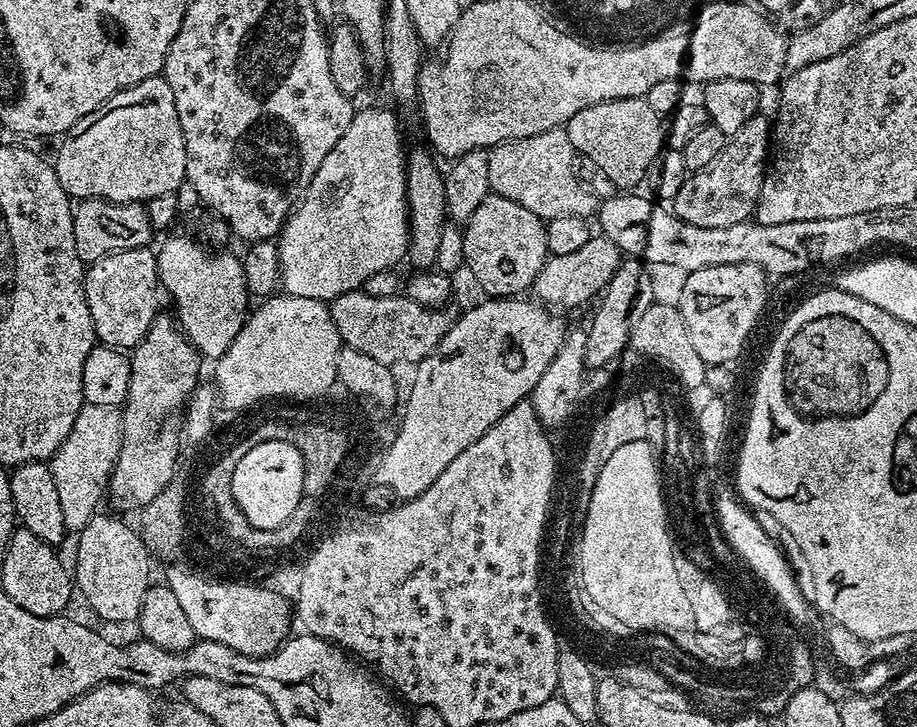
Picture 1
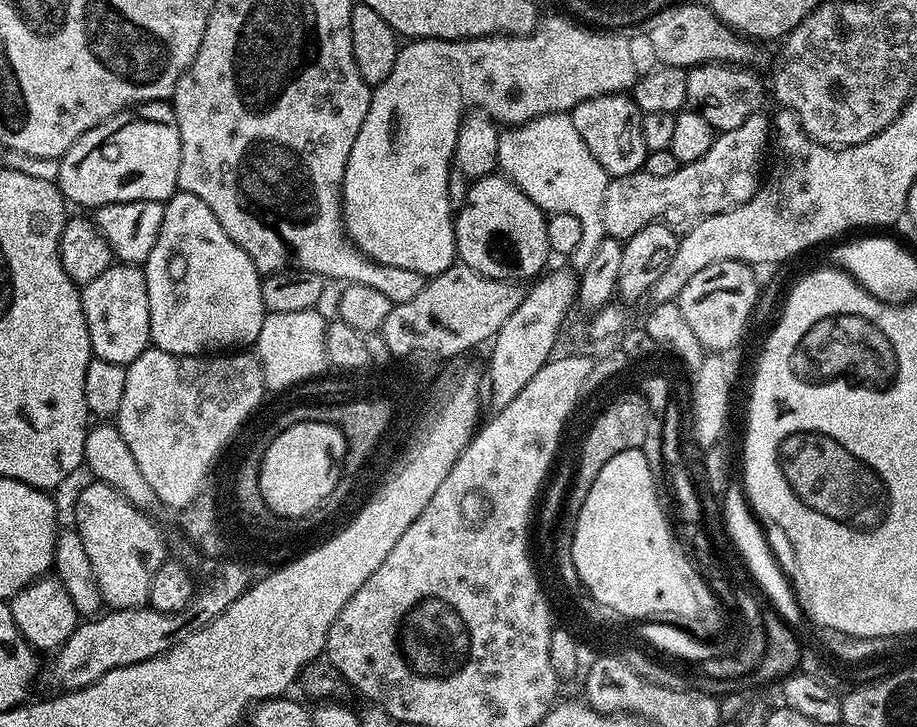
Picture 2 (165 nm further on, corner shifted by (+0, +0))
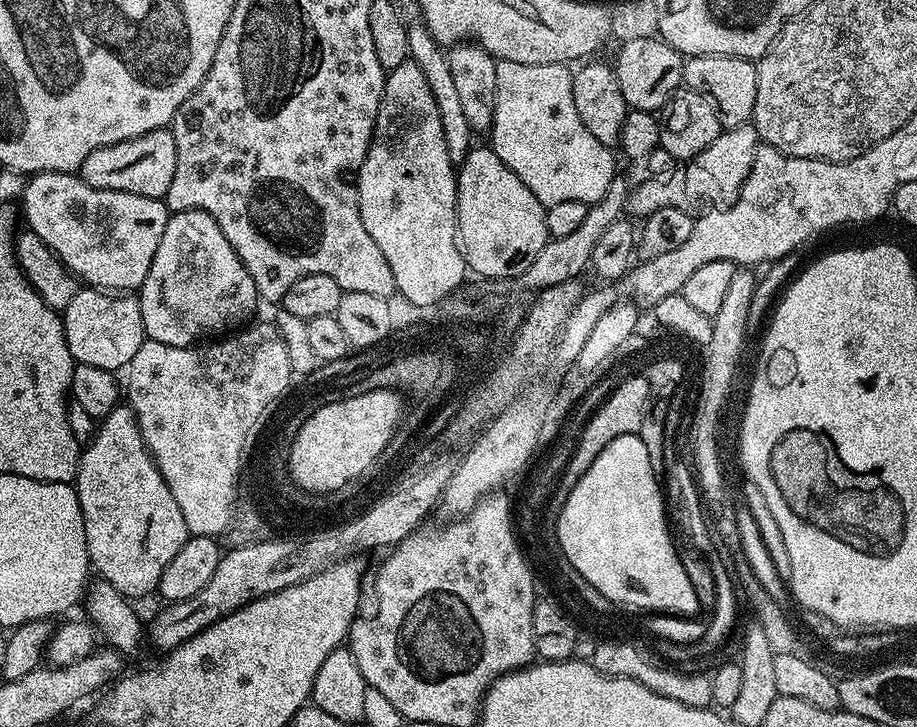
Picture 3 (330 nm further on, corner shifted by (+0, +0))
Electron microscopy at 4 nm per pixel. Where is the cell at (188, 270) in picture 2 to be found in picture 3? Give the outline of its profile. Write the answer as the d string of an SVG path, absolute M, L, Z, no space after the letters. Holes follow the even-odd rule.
M180 211L169 215L166 231L162 236L162 241L158 244L158 251L154 254L154 260L151 262L150 271L143 280L143 286L138 290L138 299L140 301L140 309L142 310L145 337L156 342L163 342L168 346L174 346L175 348L191 347L204 337L207 337L204 335L210 334L216 330L226 332L229 331L231 327L239 327L247 323L249 321L247 319L253 314L257 306L260 306L257 287L254 286L254 280L250 277L249 271L242 266L241 259L238 258L237 252L230 246L230 242L226 240L225 234L219 229L218 224L214 222L214 218L206 214L205 211Z

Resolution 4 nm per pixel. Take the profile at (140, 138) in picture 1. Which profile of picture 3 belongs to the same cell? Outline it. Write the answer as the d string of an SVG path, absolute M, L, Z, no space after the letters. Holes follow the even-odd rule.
M159 128L138 138L130 138L126 142L118 142L94 150L94 154L90 154L86 162L82 162L78 175L80 179L98 190L142 194L146 198L158 200L167 197L170 182L174 182L175 165L176 151L171 131L168 128Z

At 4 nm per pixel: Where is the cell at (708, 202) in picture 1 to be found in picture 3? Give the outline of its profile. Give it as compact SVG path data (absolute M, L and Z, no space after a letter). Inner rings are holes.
M751 123L721 131L718 138L688 163L670 175L648 176L628 193L627 213L633 217L646 218L659 209L681 210L690 217L697 217L733 205L745 184L754 158L760 147L759 136Z

